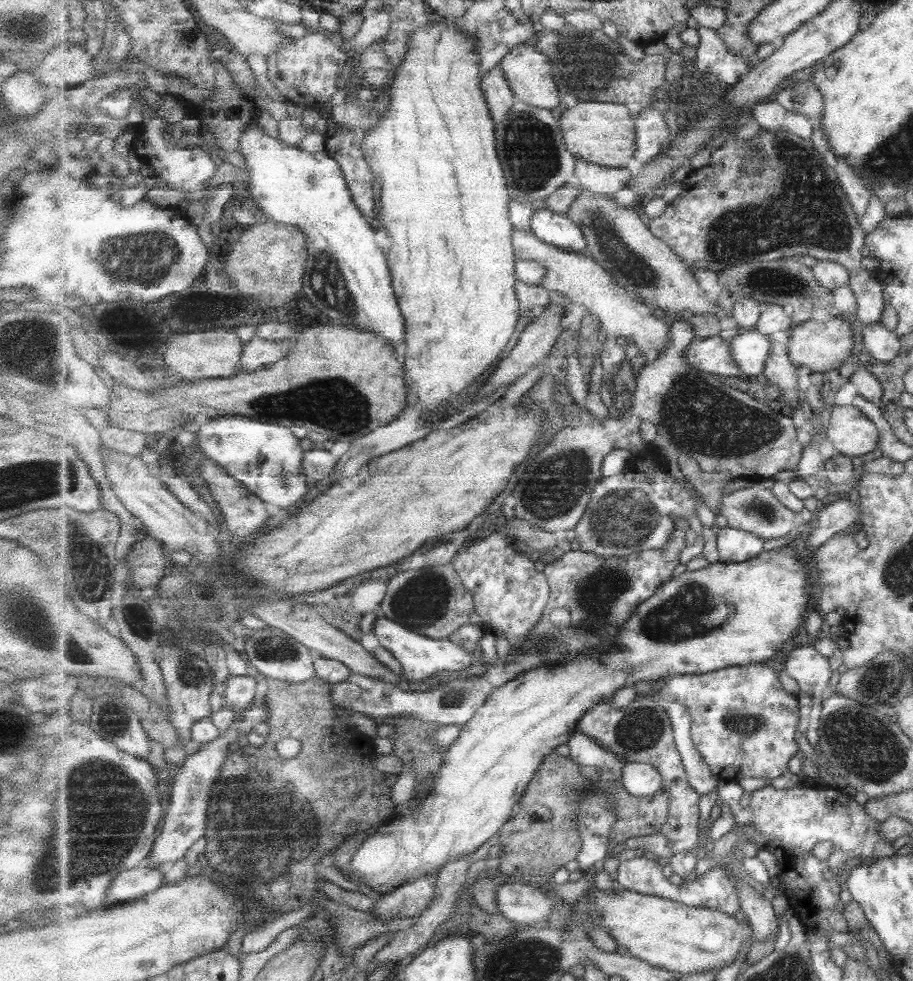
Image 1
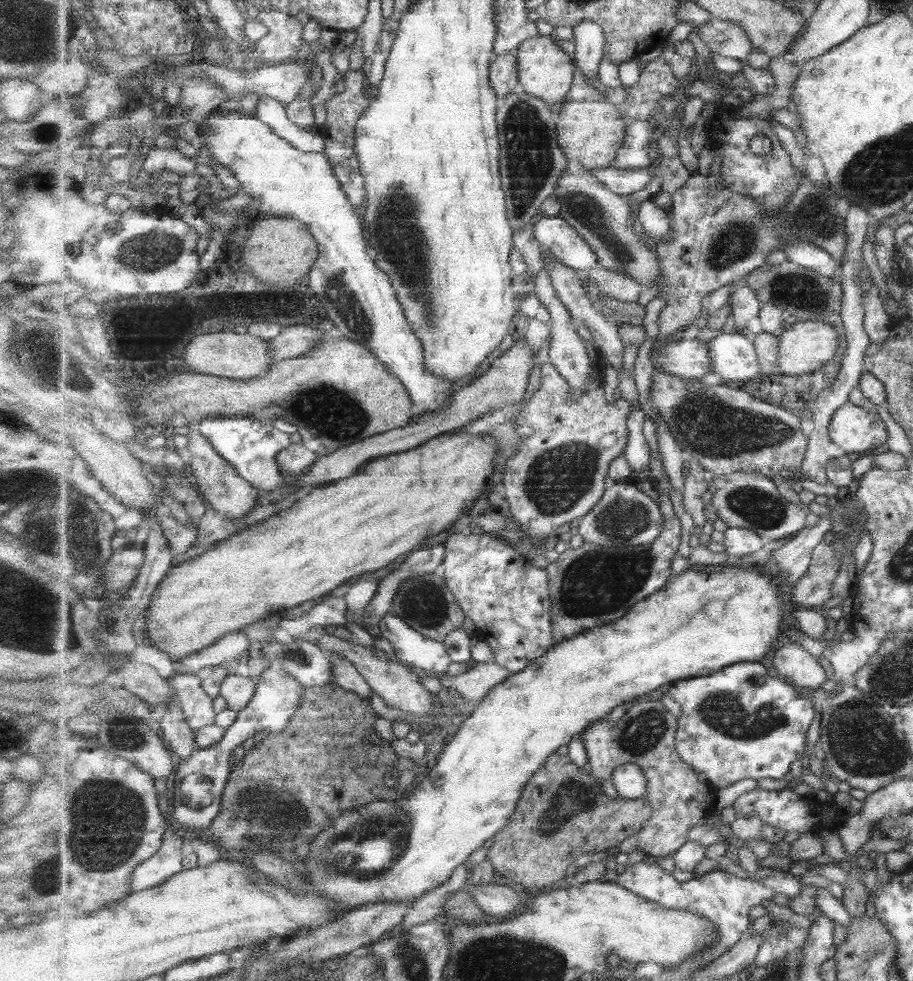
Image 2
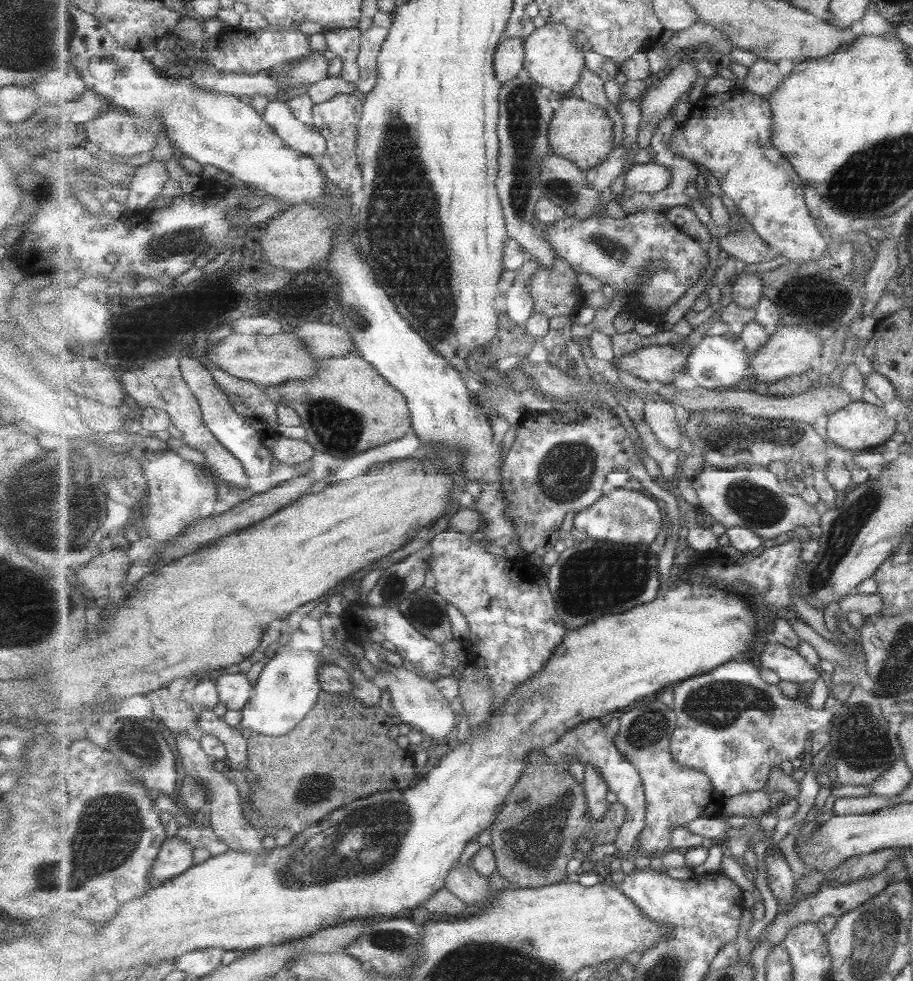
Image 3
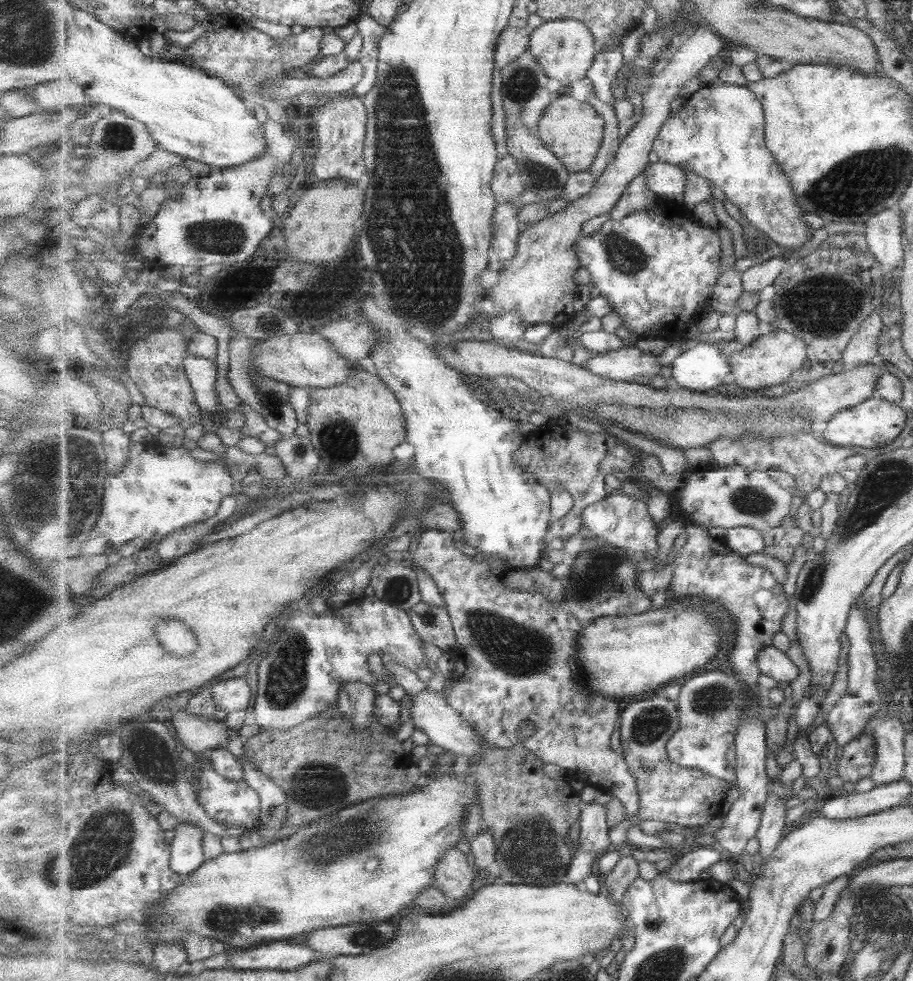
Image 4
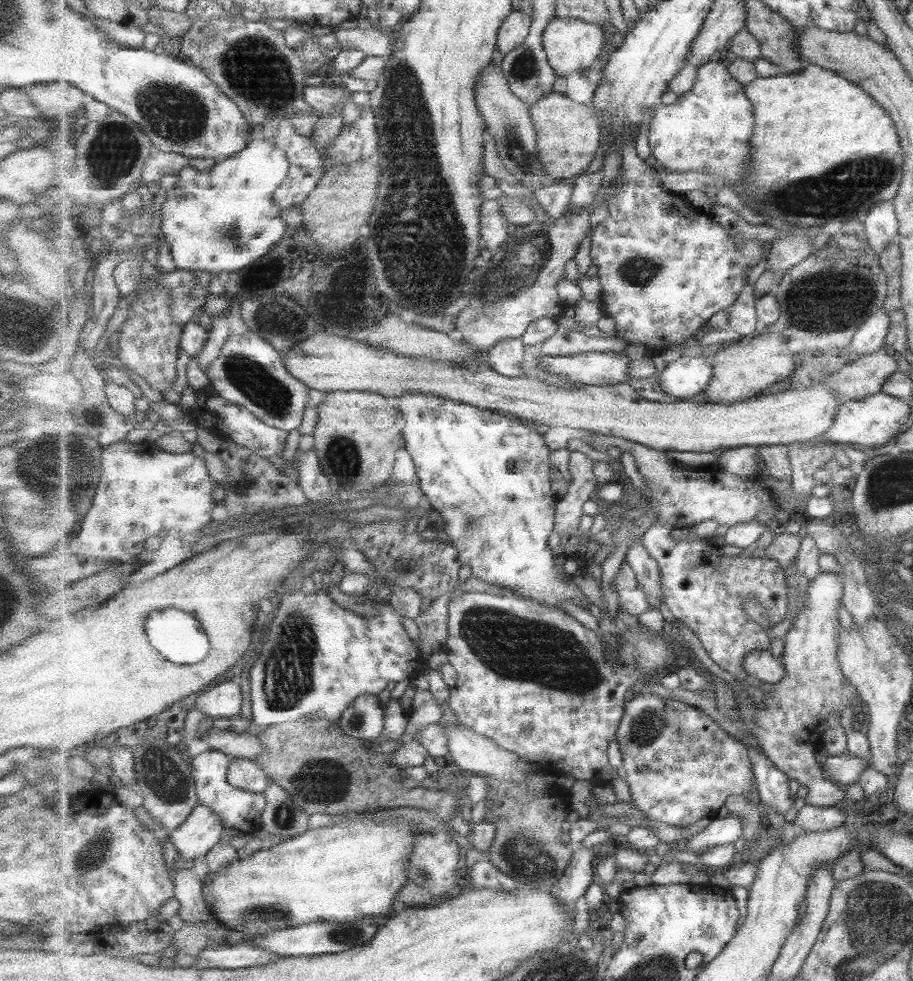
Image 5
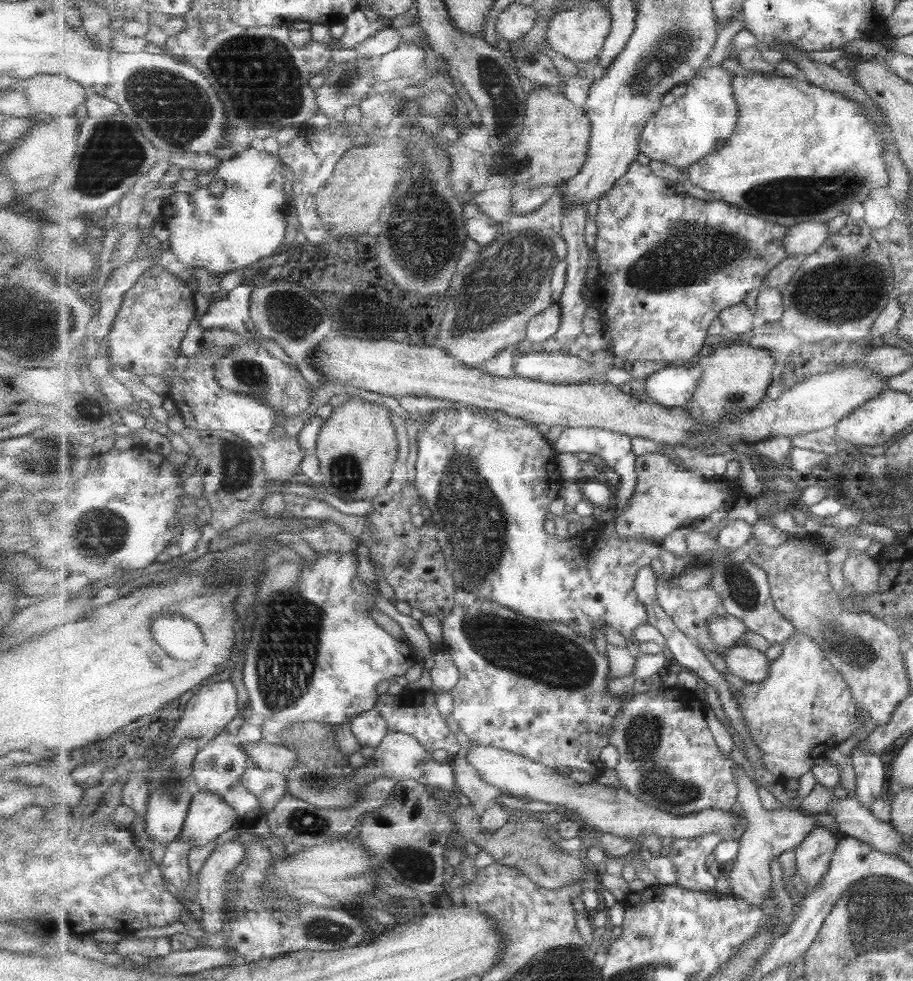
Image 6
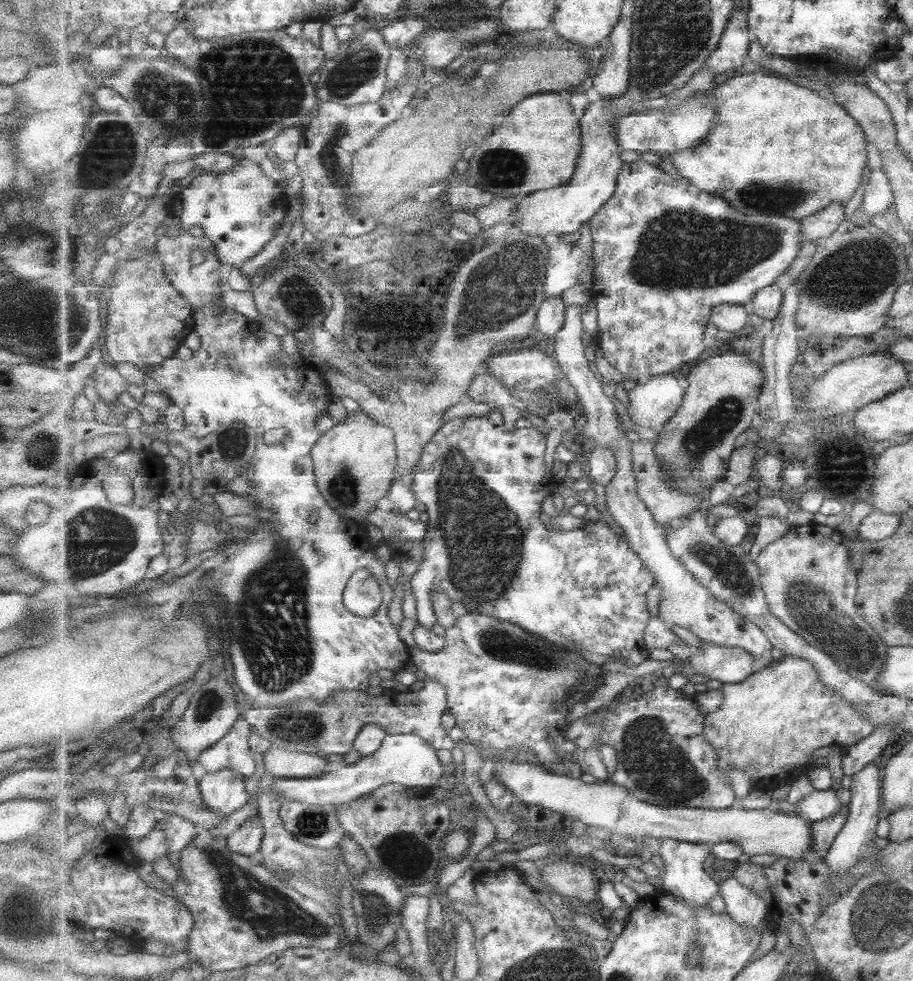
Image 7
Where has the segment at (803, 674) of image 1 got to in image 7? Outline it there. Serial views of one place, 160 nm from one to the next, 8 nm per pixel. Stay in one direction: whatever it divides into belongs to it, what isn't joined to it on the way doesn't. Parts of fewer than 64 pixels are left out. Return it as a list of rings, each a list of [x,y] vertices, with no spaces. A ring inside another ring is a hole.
[[[702,643],[698,652],[686,660],[688,671],[703,674],[723,685],[737,684],[757,670],[754,654],[741,647]]]

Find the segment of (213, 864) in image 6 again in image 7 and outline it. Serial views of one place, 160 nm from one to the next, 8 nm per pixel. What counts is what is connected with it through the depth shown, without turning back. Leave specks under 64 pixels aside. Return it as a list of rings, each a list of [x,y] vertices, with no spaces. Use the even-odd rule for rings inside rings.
[[[258,814],[255,819],[245,821],[228,836],[227,848],[233,854],[257,857],[261,854],[263,840],[264,828]]]

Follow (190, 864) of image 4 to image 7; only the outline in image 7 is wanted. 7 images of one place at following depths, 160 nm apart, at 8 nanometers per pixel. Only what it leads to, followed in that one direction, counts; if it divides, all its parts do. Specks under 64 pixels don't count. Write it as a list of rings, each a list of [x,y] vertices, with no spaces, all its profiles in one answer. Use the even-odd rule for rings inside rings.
[[[229,769],[212,773],[205,772],[200,780],[199,788],[206,800],[205,806],[207,806],[211,812],[219,813],[221,818],[226,818],[230,814],[233,814],[233,812],[245,806],[245,804],[253,798],[251,794],[245,790],[245,775]]]

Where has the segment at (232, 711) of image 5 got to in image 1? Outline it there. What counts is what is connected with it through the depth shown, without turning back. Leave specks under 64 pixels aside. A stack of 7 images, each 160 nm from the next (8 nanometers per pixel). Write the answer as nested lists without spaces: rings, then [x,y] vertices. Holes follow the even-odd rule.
[[[246,674],[230,677],[223,690],[225,706],[236,712],[249,710],[256,702],[258,680]]]

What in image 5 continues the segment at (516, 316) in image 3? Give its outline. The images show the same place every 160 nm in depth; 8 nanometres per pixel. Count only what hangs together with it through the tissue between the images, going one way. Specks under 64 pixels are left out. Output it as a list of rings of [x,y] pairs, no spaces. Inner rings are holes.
[[[521,339],[505,340],[489,352],[489,364],[498,372],[509,378],[523,375],[523,358],[525,358],[525,344]]]

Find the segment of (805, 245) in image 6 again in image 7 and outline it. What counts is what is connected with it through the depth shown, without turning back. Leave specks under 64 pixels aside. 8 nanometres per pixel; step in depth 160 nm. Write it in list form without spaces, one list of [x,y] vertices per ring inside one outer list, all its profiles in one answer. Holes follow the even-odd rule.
[[[835,203],[823,209],[821,213],[804,218],[801,220],[804,240],[818,241],[820,238],[831,236],[847,218],[846,216],[845,204]]]

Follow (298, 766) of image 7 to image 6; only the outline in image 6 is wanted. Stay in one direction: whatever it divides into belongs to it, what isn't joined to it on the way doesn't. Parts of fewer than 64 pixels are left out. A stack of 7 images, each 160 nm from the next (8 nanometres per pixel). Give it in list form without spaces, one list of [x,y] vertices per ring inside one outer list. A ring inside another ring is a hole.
[[[261,741],[243,744],[242,747],[252,758],[255,766],[266,771],[273,770],[287,775],[298,764],[298,754],[285,745]]]

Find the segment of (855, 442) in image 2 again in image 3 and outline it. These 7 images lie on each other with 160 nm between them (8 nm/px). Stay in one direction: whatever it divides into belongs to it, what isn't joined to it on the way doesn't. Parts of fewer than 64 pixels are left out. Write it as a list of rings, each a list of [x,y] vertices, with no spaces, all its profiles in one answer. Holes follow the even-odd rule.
[[[852,402],[831,415],[826,440],[847,450],[874,448],[896,438],[897,424],[881,406]]]

